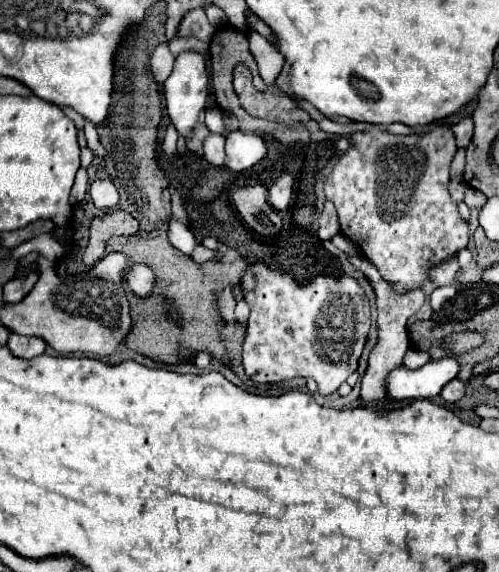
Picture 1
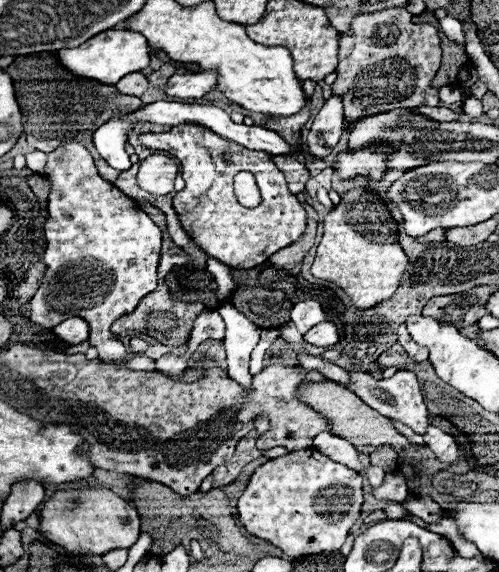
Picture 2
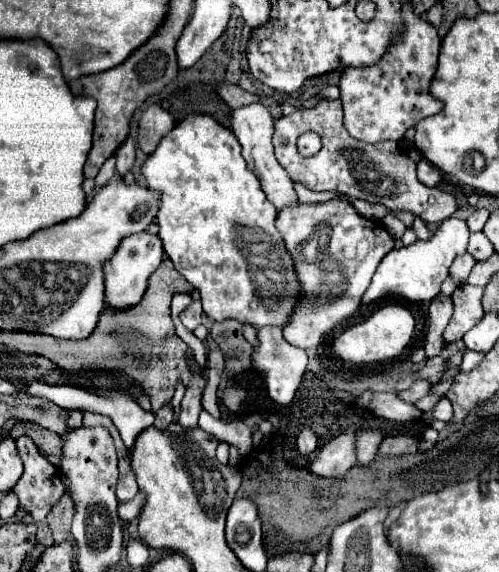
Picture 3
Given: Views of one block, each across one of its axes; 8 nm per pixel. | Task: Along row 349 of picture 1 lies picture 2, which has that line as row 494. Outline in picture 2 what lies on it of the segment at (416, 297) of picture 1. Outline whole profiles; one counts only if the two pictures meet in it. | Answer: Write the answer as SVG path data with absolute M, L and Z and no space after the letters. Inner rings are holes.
M388 472L384 478L384 484L380 488L374 488L372 494L378 500L392 500L392 502L404 502L408 496L408 488L404 484L404 478L400 472Z

